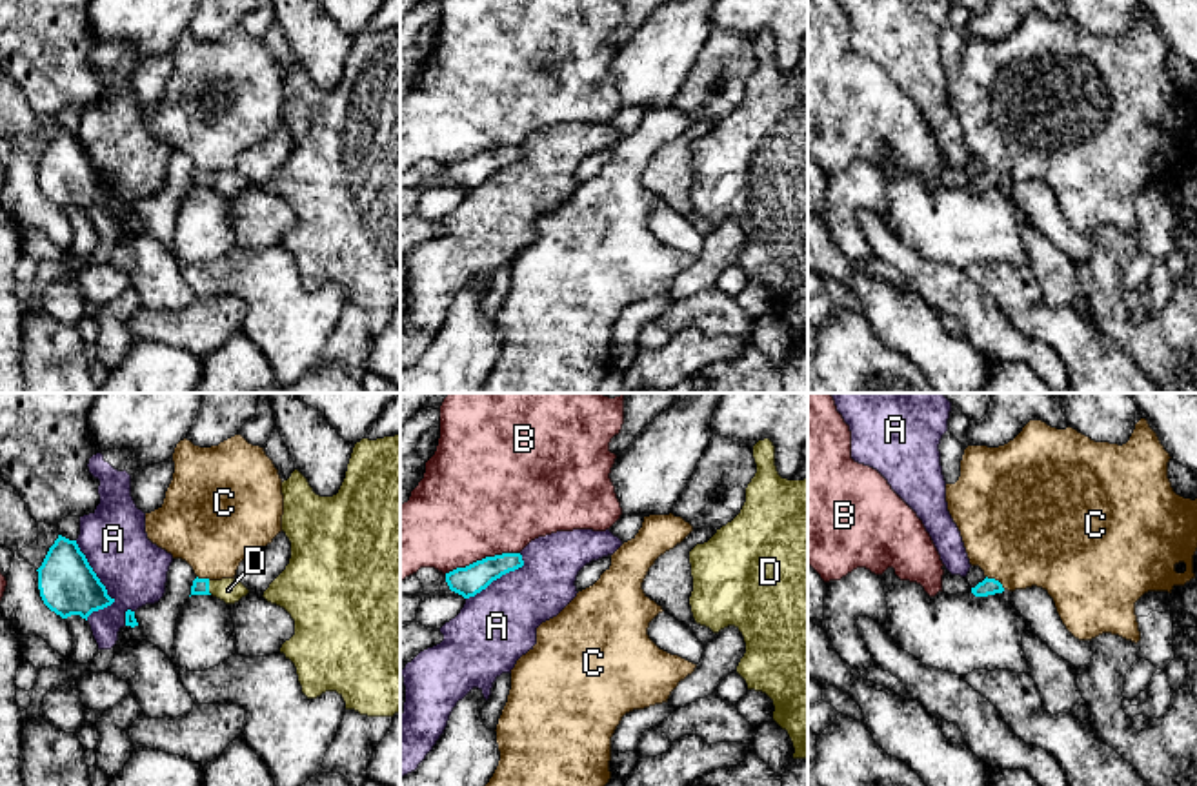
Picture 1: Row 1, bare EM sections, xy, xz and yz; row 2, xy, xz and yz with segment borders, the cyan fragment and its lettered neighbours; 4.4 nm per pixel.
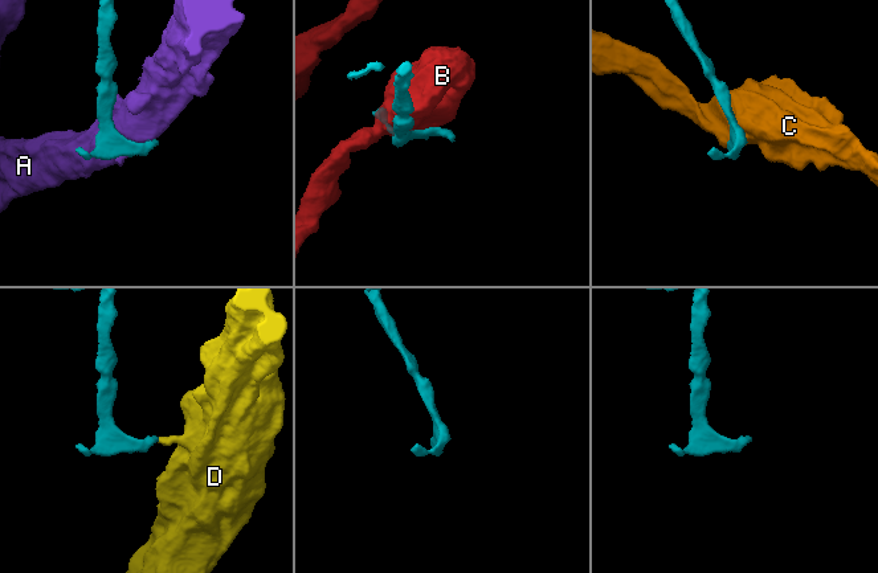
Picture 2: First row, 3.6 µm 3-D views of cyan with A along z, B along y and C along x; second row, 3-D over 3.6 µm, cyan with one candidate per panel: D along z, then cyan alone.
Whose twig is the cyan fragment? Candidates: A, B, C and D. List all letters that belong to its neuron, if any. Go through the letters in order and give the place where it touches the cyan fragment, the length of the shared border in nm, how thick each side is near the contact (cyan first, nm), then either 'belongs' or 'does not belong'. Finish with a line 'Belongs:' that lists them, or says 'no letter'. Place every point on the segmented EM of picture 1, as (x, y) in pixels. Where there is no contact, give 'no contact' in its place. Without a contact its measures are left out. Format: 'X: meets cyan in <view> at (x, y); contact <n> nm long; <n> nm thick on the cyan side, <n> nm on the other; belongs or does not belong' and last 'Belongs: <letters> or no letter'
A: meets cyan in xy at (102, 584); contact 360 nm long; 260 nm thick on the cyan side, 300 nm on the other; does not belong
B: meets cyan in xz at (482, 559); contact 340 nm long; 130 nm thick on the cyan side, 480 nm on the other; does not belong
C: meets cyan in yz at (994, 579); contact 110 nm long; 80 nm thick on the cyan side, 500 nm on the other; does not belong
D: meets cyan in xy at (208, 588); contact 70 nm long; 80 nm thick on the cyan side, 110 nm on the other; belongs
Belongs: D

